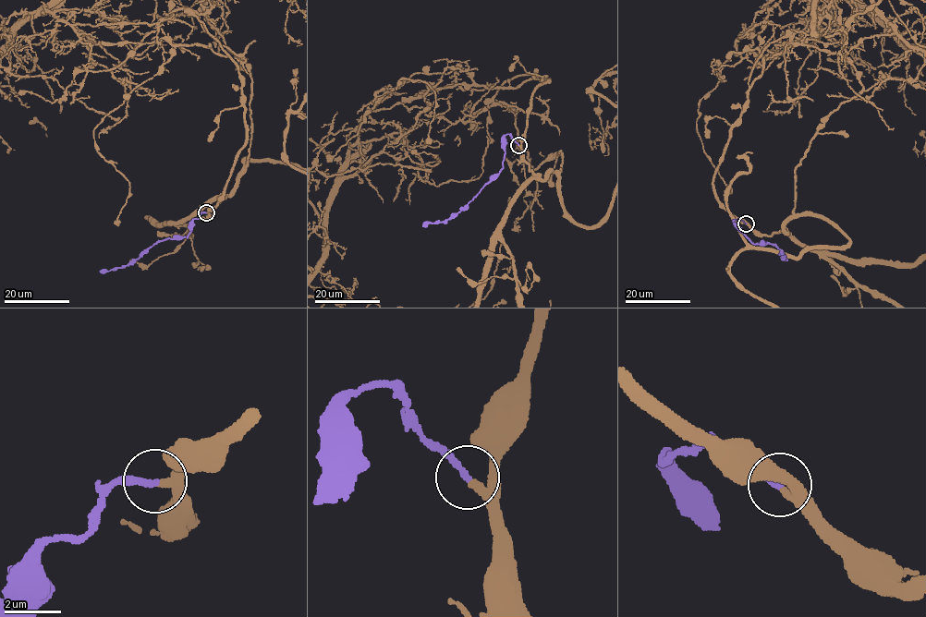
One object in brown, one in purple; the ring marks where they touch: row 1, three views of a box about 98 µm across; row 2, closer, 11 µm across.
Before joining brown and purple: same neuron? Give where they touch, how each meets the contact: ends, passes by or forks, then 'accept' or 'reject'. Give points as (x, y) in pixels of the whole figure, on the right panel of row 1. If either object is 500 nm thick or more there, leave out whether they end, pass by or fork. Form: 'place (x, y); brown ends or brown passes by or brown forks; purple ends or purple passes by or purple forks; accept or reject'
place (746, 223); brown passes by; purple ends; accept

